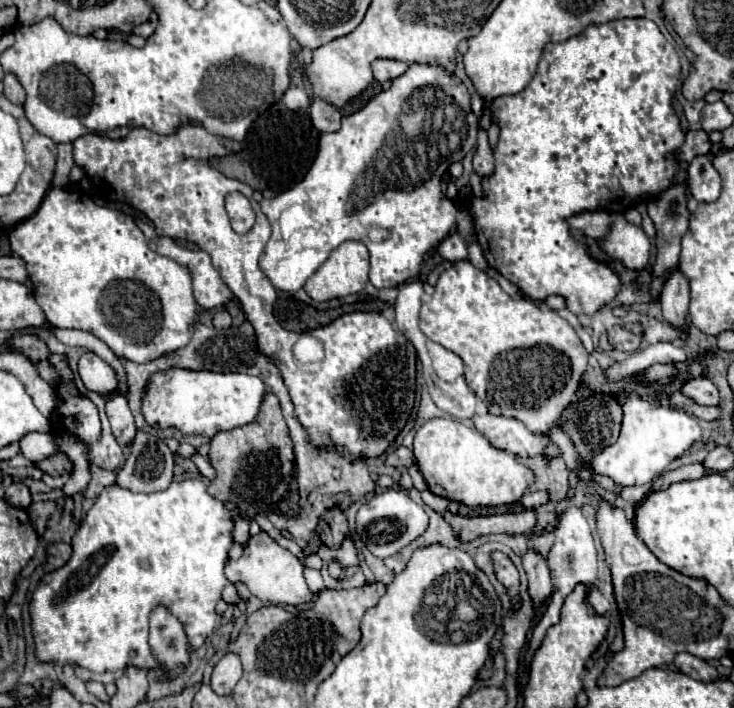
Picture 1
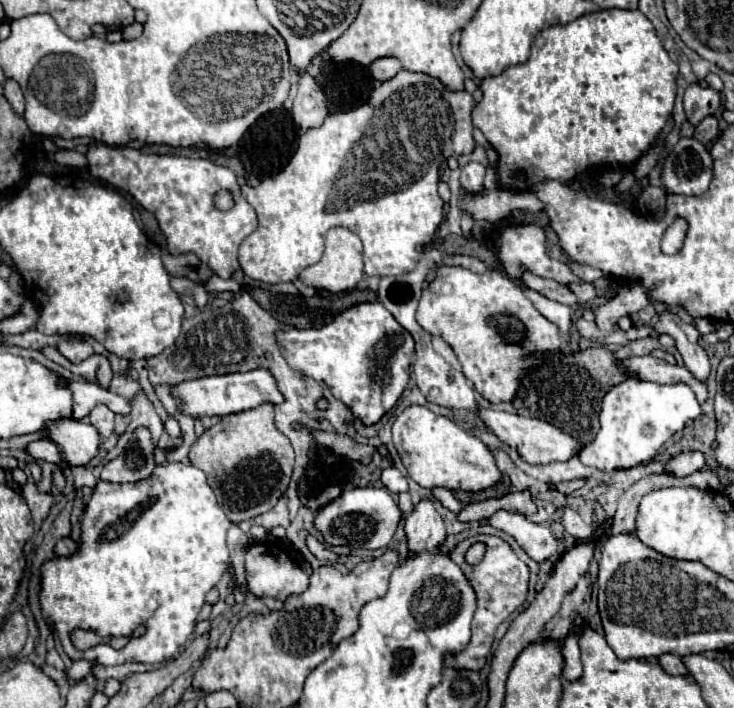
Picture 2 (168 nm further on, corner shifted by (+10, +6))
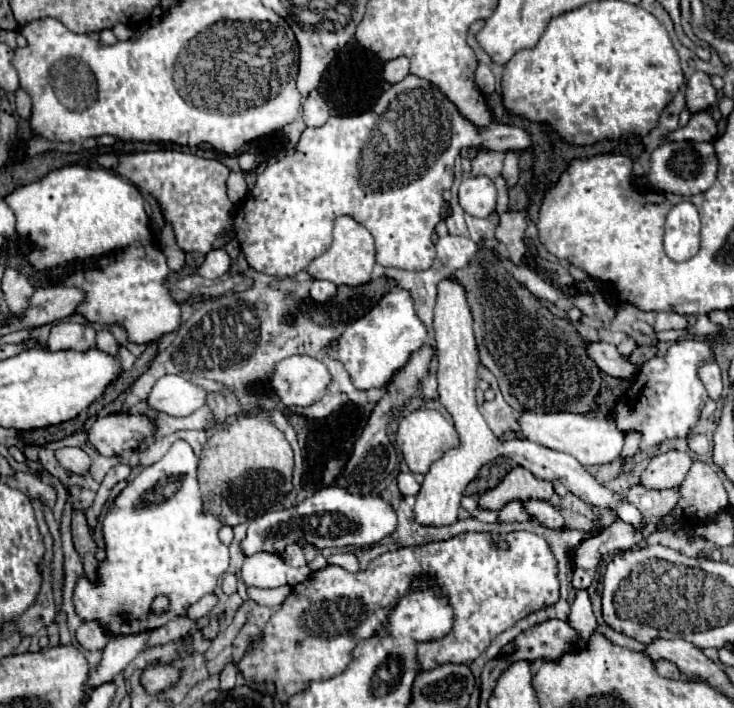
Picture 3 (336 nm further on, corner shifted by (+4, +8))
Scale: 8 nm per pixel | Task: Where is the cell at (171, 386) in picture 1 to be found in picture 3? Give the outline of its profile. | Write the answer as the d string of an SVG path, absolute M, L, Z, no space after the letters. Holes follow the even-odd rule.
M304 354L278 362L270 378L270 386L276 390L274 400L286 408L312 406L324 396L330 382L326 364Z

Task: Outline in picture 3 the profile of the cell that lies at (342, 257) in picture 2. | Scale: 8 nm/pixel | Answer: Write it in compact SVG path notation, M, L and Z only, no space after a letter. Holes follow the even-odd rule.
M338 216L334 220L334 242L332 242L332 246L322 256L314 258L306 270L312 278L328 280L328 282L334 282L336 286L340 286L340 284L358 286L358 284L364 284L366 280L372 278L372 268L376 264L374 254L376 252L374 252L372 234L362 224L358 224L354 218Z

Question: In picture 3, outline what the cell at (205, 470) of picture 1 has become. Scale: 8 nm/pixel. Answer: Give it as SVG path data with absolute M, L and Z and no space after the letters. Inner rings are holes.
M180 374L162 376L148 396L148 404L156 412L164 412L170 416L190 416L198 408L206 404L208 392L186 380Z

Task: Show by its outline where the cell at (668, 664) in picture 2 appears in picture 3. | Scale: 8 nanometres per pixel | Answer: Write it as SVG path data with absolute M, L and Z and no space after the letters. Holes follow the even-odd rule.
M658 660L658 662L656 662L656 670L658 670L658 674L664 676L664 678L670 678L670 680L678 680L678 678L680 678L678 666L672 664L672 662L668 662L668 660Z

